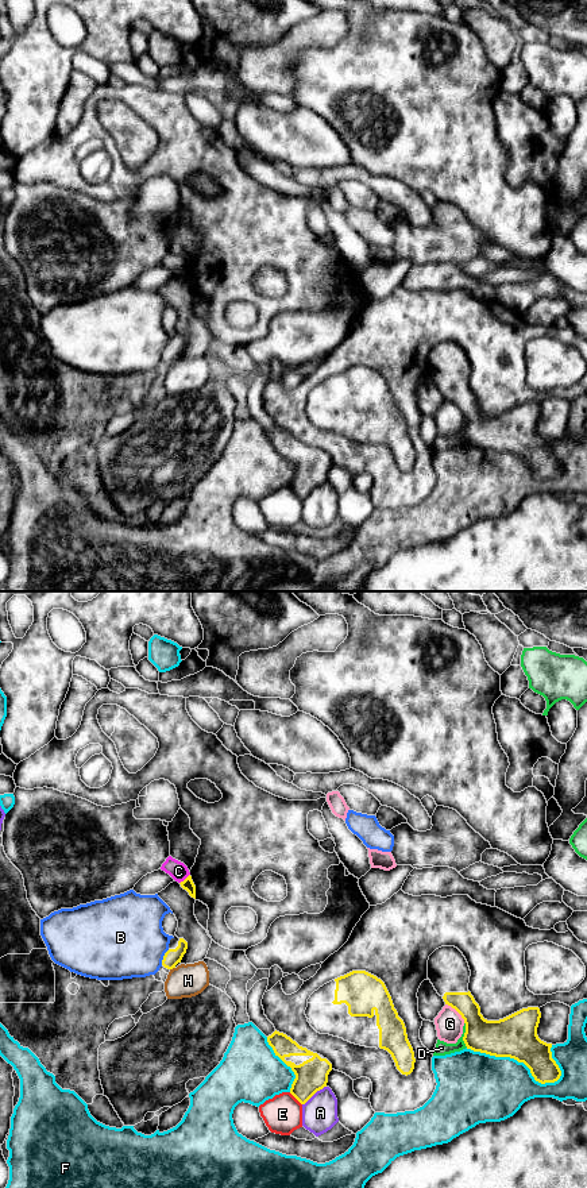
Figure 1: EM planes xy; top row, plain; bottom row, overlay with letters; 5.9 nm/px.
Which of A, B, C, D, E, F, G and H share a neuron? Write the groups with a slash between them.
A / B / C / D / E / F / G / H

